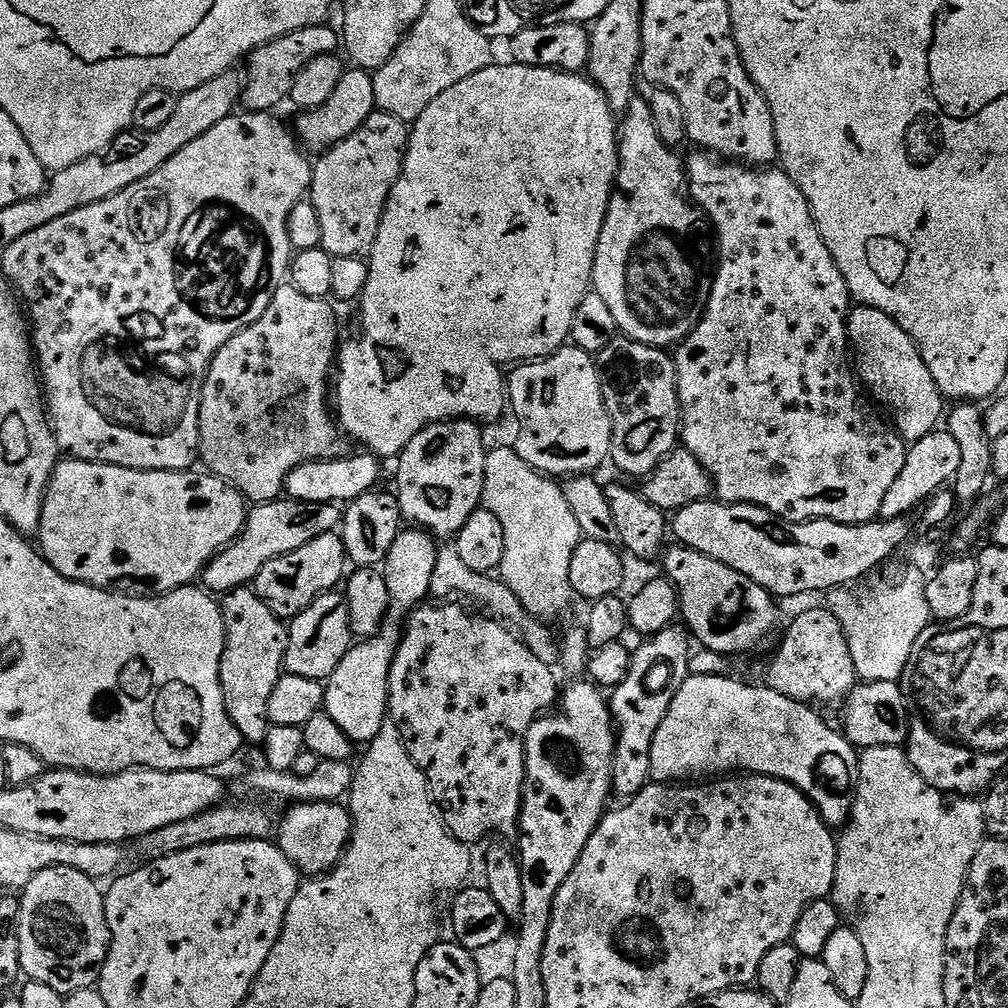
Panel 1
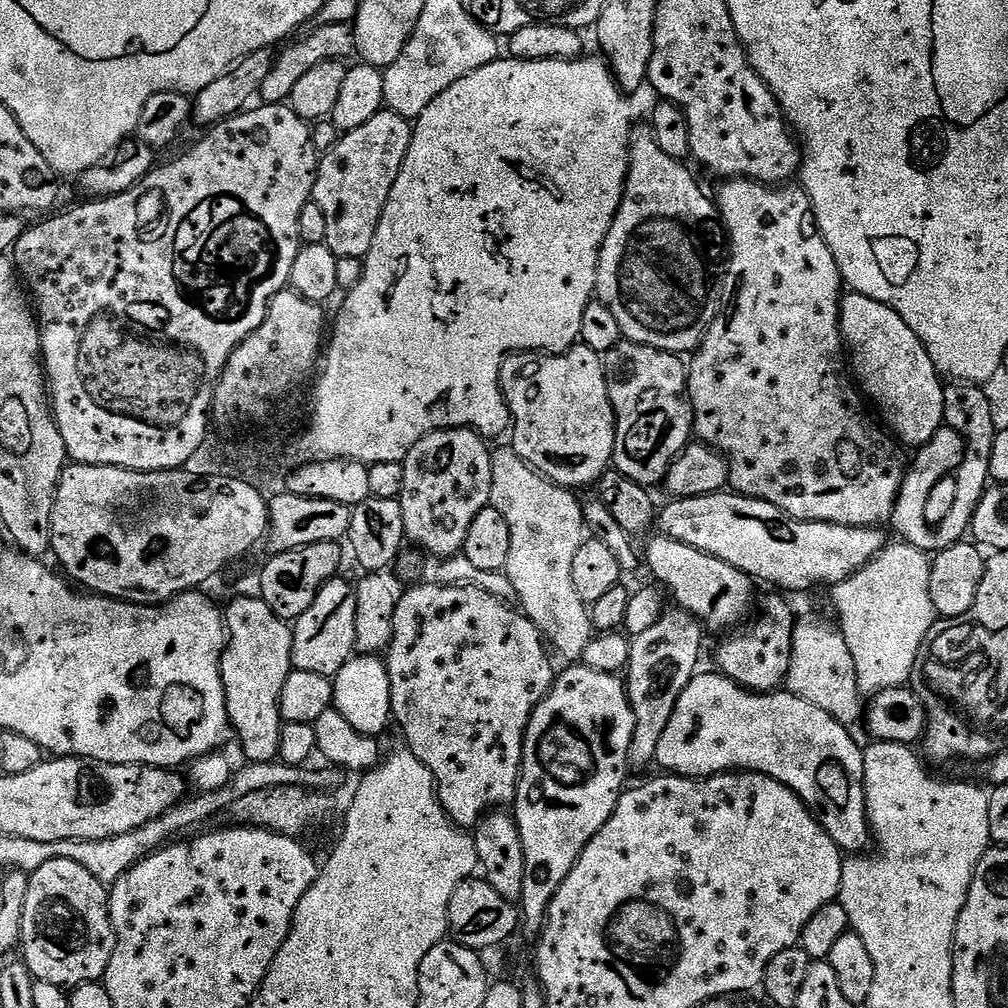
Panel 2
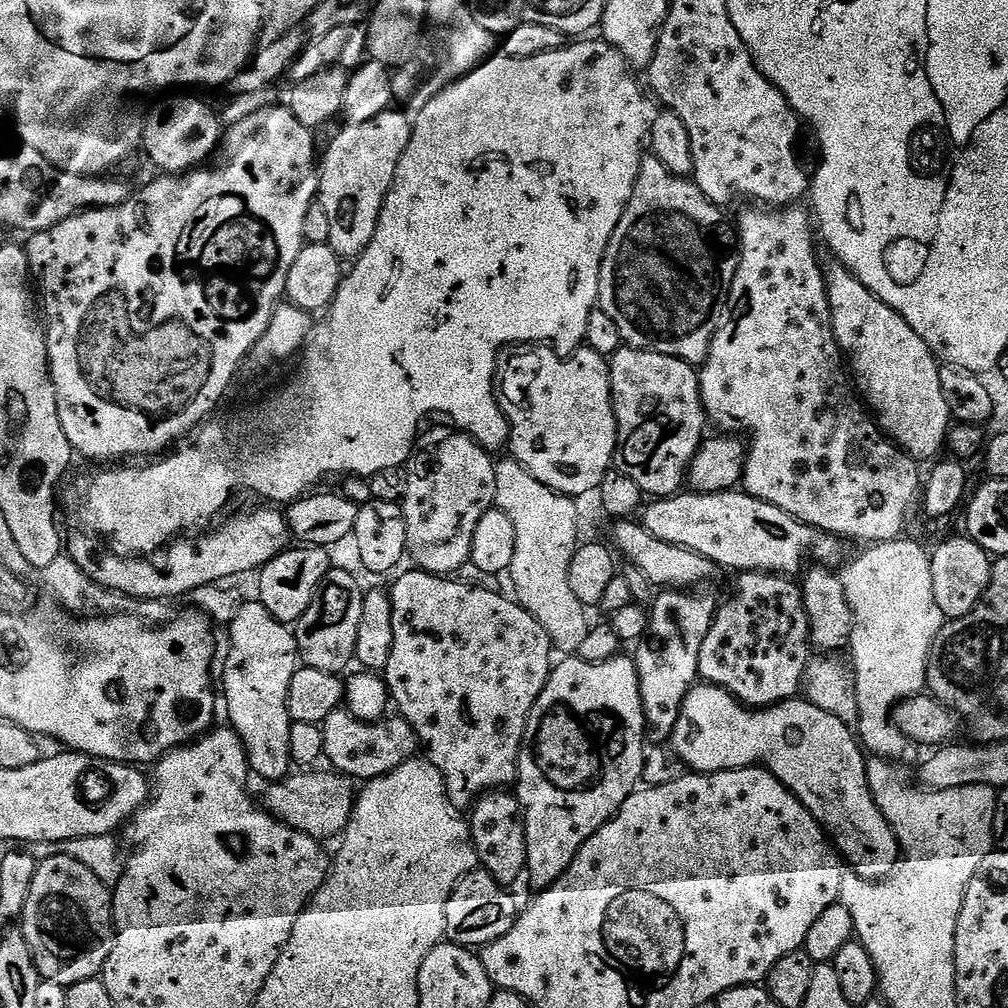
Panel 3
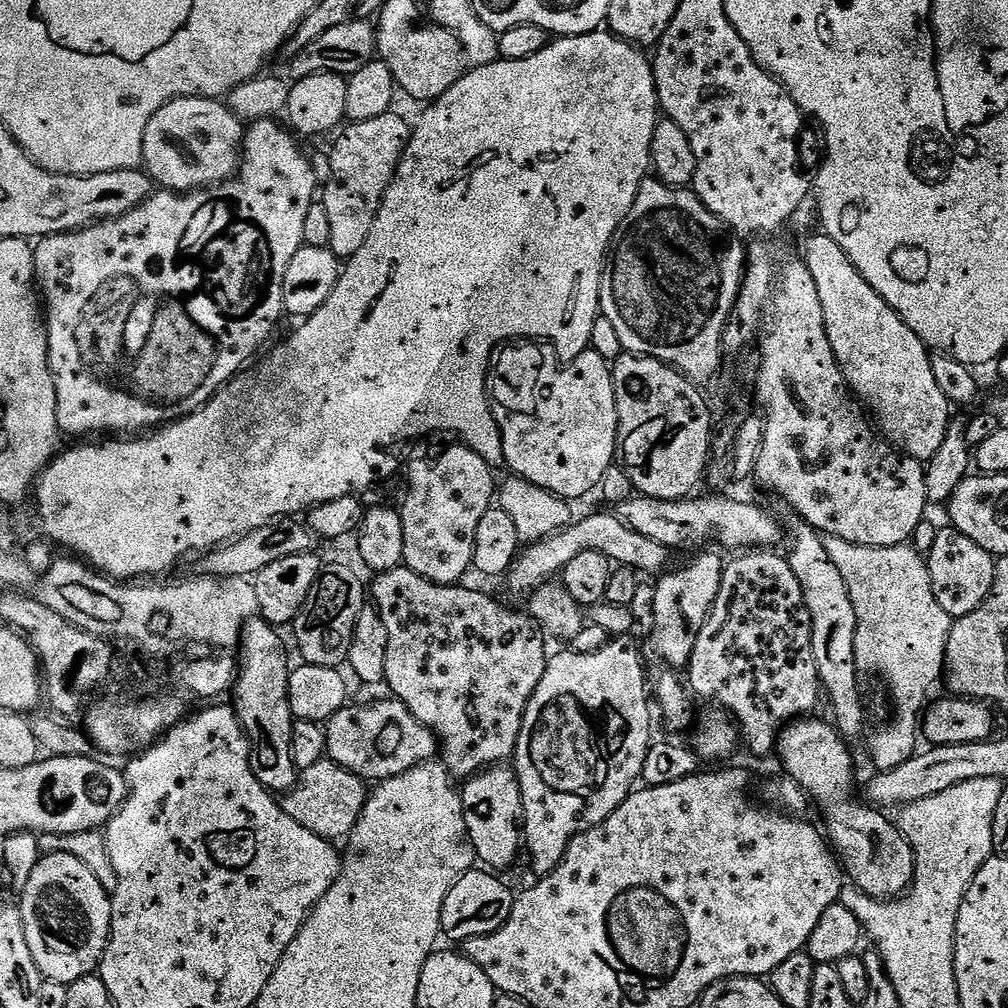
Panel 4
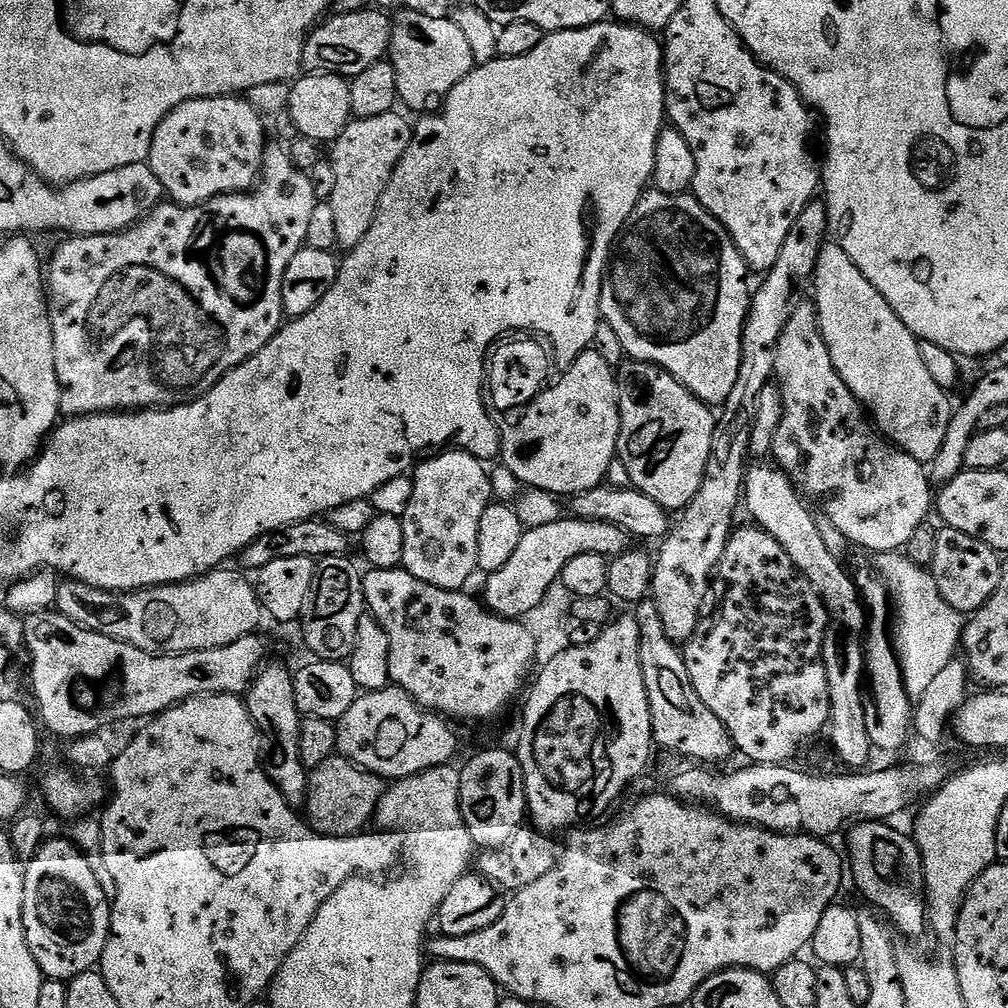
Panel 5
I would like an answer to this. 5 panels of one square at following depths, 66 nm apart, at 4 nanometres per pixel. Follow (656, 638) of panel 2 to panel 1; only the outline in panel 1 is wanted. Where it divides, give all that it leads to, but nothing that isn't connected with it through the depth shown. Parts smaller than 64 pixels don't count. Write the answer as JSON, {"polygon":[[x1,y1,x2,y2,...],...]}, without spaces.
{"polygon":[[669,626,643,641,640,649,632,652,630,670,617,688,611,689,610,707,616,725,616,753,612,759,612,790,620,798,631,798,650,783,650,746,654,734,662,726,662,718,670,710,670,702,688,681,688,659,694,652,687,627]]}

